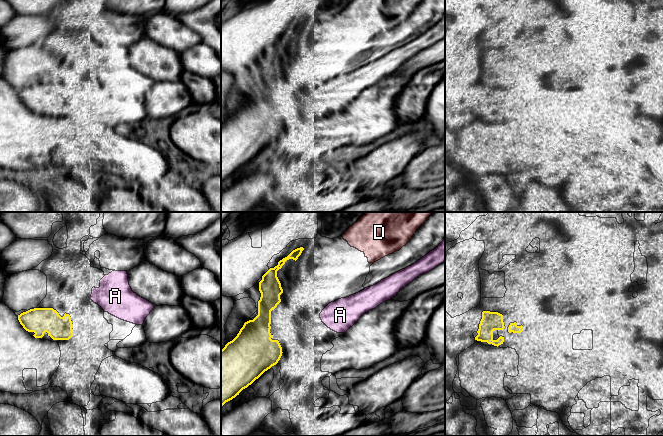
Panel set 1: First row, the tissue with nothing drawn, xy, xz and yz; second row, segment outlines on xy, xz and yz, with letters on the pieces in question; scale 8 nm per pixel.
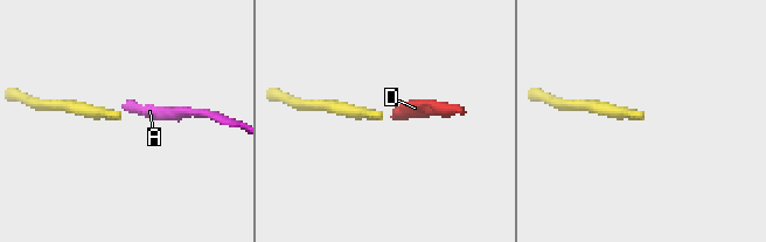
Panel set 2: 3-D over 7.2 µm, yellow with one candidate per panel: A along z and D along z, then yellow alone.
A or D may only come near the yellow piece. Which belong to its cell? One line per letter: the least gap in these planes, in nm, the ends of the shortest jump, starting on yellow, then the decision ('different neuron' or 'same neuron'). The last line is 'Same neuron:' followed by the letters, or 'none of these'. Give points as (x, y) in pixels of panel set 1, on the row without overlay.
A: gap 220 nm; span xy (69, 91), (91, 75); different neuron
D: gap 320 nm; span xz (303, 24), (342, 12); same neuron
Same neuron: D

